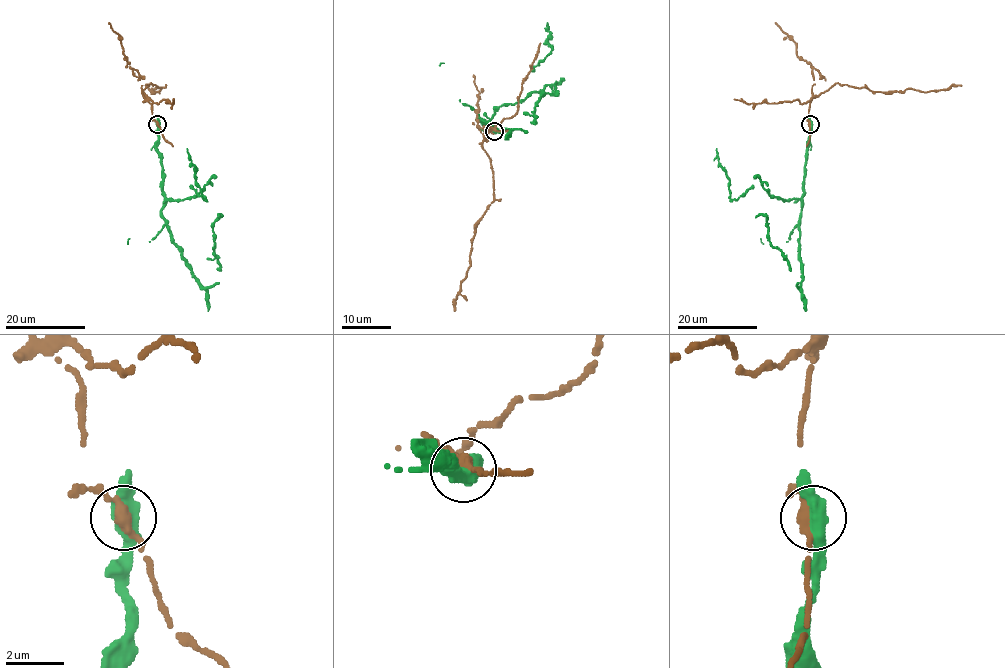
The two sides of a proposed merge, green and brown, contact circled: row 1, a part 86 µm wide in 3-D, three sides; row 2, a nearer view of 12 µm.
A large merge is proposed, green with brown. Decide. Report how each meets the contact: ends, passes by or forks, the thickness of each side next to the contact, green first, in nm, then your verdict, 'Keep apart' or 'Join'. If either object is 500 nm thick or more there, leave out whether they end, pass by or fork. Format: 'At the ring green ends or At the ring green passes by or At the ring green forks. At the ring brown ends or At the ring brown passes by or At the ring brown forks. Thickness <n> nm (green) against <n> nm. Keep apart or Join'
At the ring green passes by. At the ring brown passes by. Thickness 480 nm (green) against 320 nm. Keep apart

